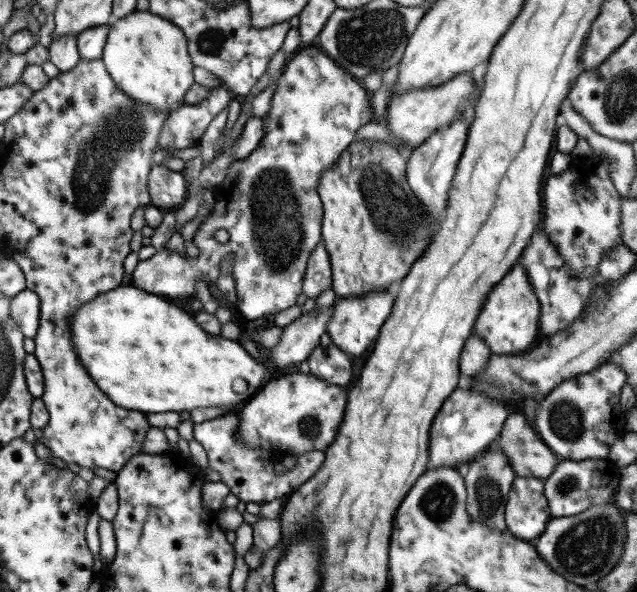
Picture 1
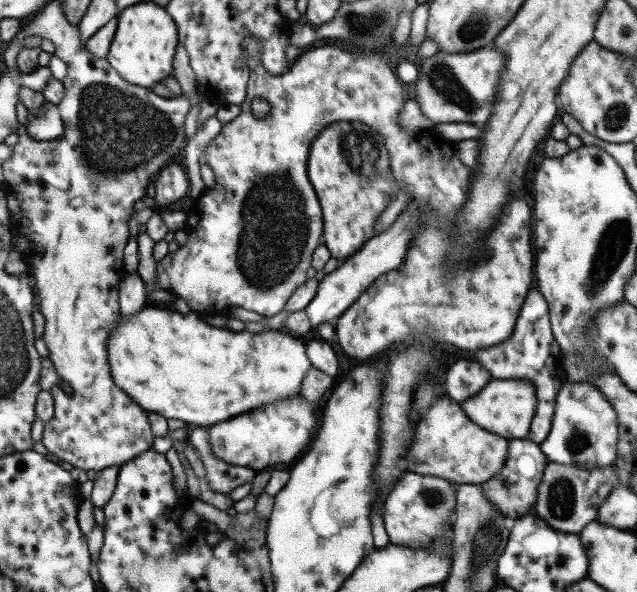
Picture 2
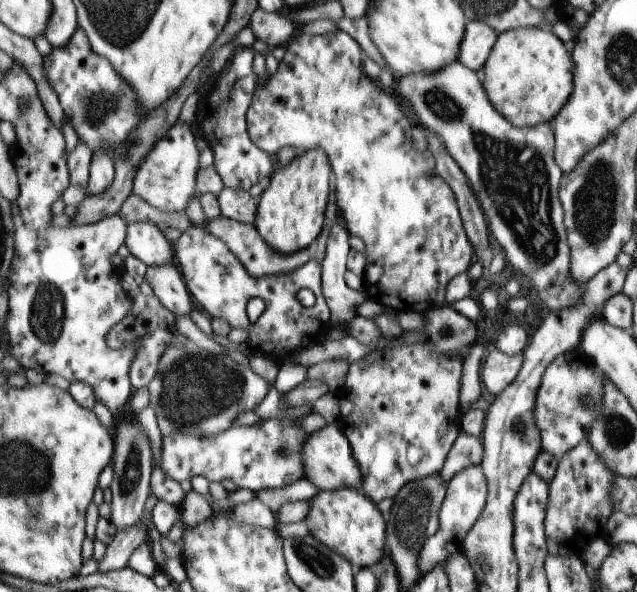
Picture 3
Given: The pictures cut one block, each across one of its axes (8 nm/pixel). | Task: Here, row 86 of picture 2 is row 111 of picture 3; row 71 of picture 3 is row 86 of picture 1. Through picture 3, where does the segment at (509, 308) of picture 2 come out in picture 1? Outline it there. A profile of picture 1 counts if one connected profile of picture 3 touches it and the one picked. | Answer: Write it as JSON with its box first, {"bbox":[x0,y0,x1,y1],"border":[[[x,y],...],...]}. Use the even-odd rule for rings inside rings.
{"bbox":[130,46,373,320],"border":[[[305,46],[298,48],[288,60],[283,63],[282,73],[279,78],[275,80],[275,90],[273,90],[273,96],[271,96],[271,106],[269,106],[269,112],[265,116],[261,116],[263,121],[263,138],[259,140],[257,148],[251,150],[245,158],[239,160],[235,159],[231,161],[231,164],[227,166],[225,178],[219,185],[215,185],[212,189],[212,195],[216,207],[207,214],[206,219],[198,226],[195,237],[192,239],[193,244],[199,249],[199,255],[196,258],[180,257],[174,252],[170,252],[167,249],[159,249],[156,254],[153,254],[148,260],[141,260],[137,262],[137,266],[130,274],[130,285],[138,290],[151,295],[165,298],[166,300],[176,301],[181,297],[189,297],[195,293],[195,283],[197,281],[204,281],[211,284],[217,278],[219,274],[219,268],[222,260],[231,260],[231,278],[233,278],[233,286],[235,295],[239,302],[236,302],[241,320],[243,316],[247,316],[249,320],[259,319],[261,316],[268,314],[275,314],[279,311],[285,310],[295,304],[297,296],[301,293],[302,279],[304,270],[306,268],[306,261],[311,255],[311,252],[315,249],[315,244],[321,243],[320,226],[322,222],[322,204],[320,198],[317,198],[316,191],[317,182],[319,182],[319,176],[323,170],[327,170],[331,164],[335,164],[335,160],[339,158],[339,154],[353,142],[353,136],[355,136],[356,130],[367,124],[367,122],[373,121],[372,110],[370,106],[370,94],[366,92],[365,88],[359,80],[351,76],[348,72],[345,72],[343,68],[339,68],[326,53],[319,52],[318,47]],[[216,230],[225,230],[227,233],[227,242],[219,243],[213,238],[213,232]]]}

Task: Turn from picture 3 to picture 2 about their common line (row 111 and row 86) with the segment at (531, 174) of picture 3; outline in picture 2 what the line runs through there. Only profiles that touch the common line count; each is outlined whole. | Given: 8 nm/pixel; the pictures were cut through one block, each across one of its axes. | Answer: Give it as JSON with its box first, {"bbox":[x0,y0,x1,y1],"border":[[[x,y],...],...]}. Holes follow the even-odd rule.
{"bbox":[413,46,503,126],"border":[[[494,46],[477,48],[473,52],[437,51],[420,60],[418,76],[413,84],[413,98],[425,118],[434,125],[447,122],[467,122],[481,126],[493,107],[498,90],[499,71],[503,70],[503,56]]]}

